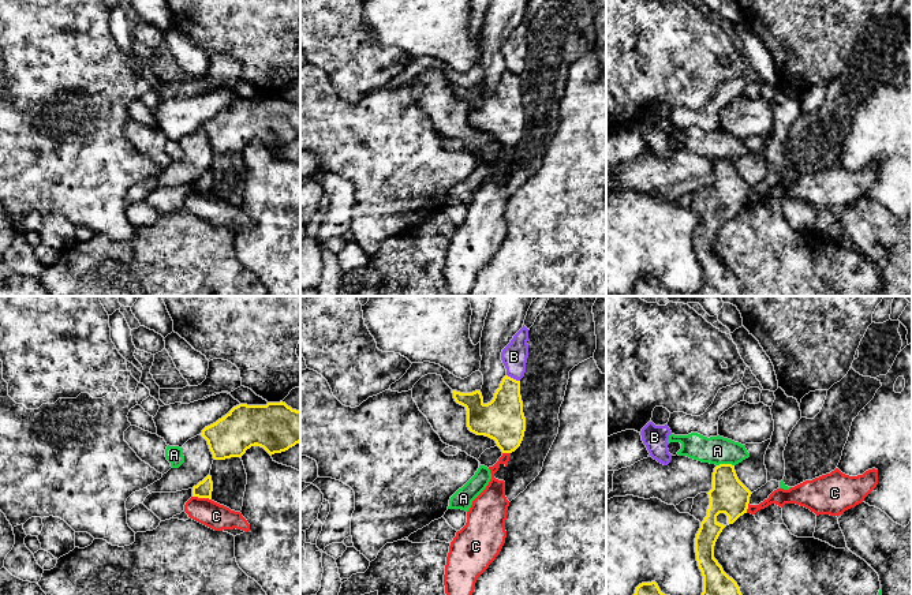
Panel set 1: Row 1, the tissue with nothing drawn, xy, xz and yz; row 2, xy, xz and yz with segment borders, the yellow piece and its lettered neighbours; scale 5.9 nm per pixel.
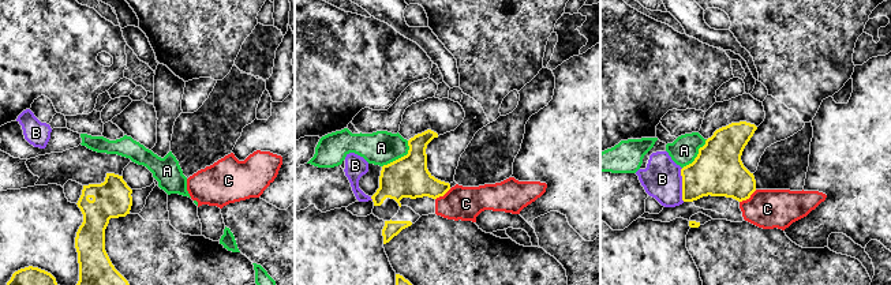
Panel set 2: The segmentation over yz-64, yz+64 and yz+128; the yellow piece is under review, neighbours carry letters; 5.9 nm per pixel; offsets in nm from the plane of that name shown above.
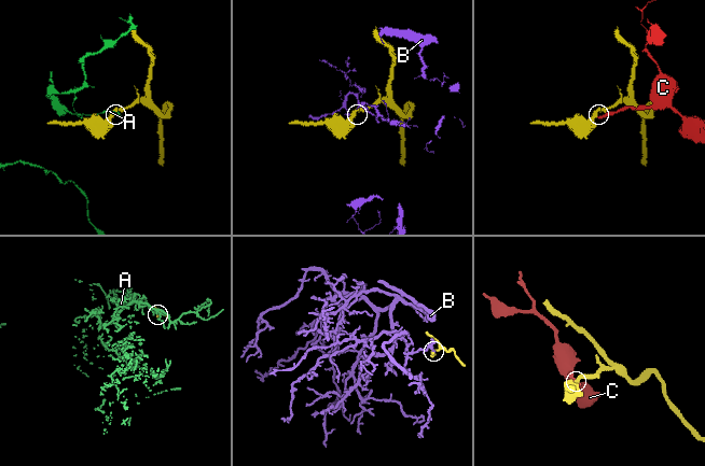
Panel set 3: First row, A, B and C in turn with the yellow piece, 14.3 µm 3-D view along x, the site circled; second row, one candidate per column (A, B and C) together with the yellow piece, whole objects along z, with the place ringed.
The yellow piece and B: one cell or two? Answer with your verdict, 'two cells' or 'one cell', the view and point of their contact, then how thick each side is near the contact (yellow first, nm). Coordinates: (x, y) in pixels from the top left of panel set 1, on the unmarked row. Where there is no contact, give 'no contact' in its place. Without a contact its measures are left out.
two cells; meets yellow in xz at (512, 73); 260 nm thick on the yellow side, 150 nm on the other

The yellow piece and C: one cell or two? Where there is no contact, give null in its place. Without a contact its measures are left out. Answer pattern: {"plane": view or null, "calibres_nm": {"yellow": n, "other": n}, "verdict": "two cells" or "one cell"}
{"plane": "xy", "calibres_nm": {"yellow": 100, "other": 150}, "verdict": "two cells"}

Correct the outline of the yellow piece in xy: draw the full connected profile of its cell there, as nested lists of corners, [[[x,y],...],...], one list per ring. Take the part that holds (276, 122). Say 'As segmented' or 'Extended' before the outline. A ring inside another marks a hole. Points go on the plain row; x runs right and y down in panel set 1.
As segmented. [[[283,96],[266,100],[239,98],[205,121],[201,130],[208,135],[214,154],[242,151],[255,139],[272,150],[300,136],[300,105]]]

